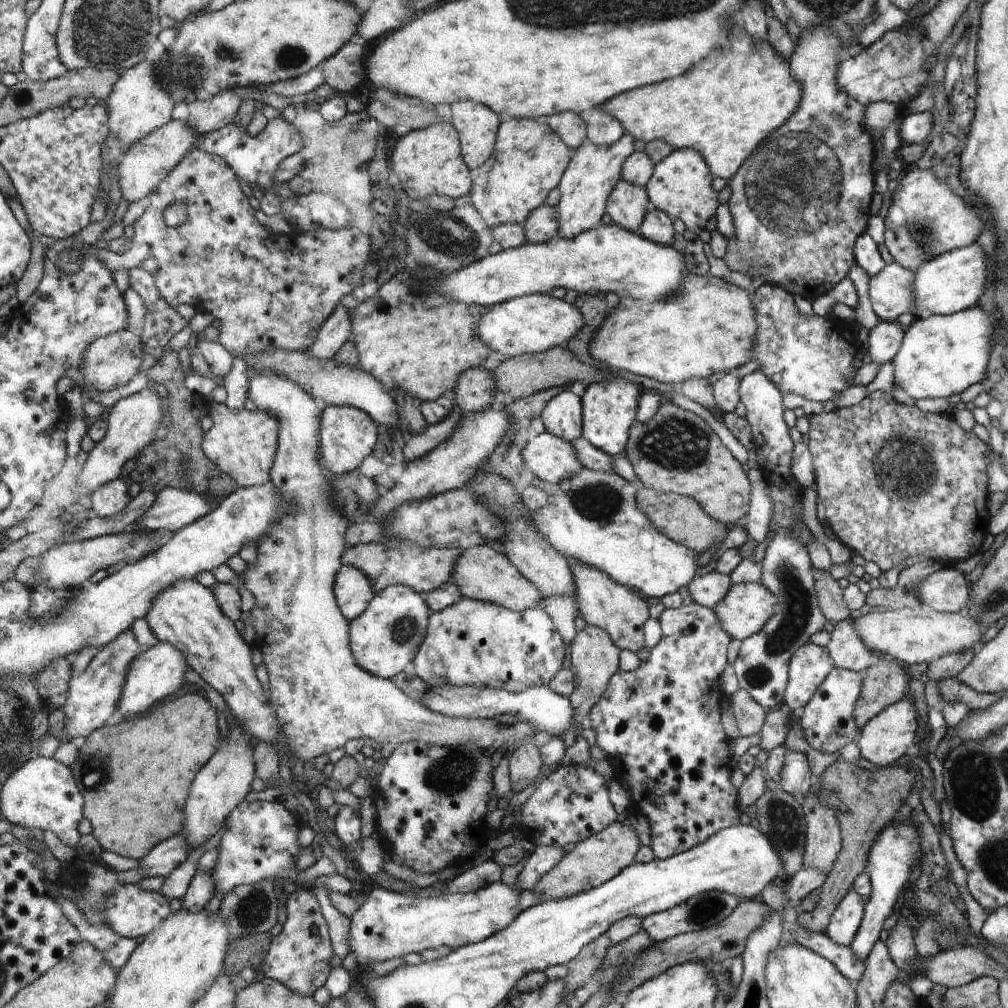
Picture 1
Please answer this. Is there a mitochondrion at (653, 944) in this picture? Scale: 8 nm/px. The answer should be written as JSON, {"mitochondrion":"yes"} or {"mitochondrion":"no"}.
{"mitochondrion":"no"}

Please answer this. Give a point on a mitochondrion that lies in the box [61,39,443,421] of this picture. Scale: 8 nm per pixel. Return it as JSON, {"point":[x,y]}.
{"point":[184,66]}

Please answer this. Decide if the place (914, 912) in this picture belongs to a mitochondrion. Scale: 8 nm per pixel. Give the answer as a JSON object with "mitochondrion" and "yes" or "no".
{"mitochondrion":"no"}

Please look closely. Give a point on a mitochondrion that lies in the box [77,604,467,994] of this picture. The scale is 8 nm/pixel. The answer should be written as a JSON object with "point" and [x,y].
{"point":[253,909]}

